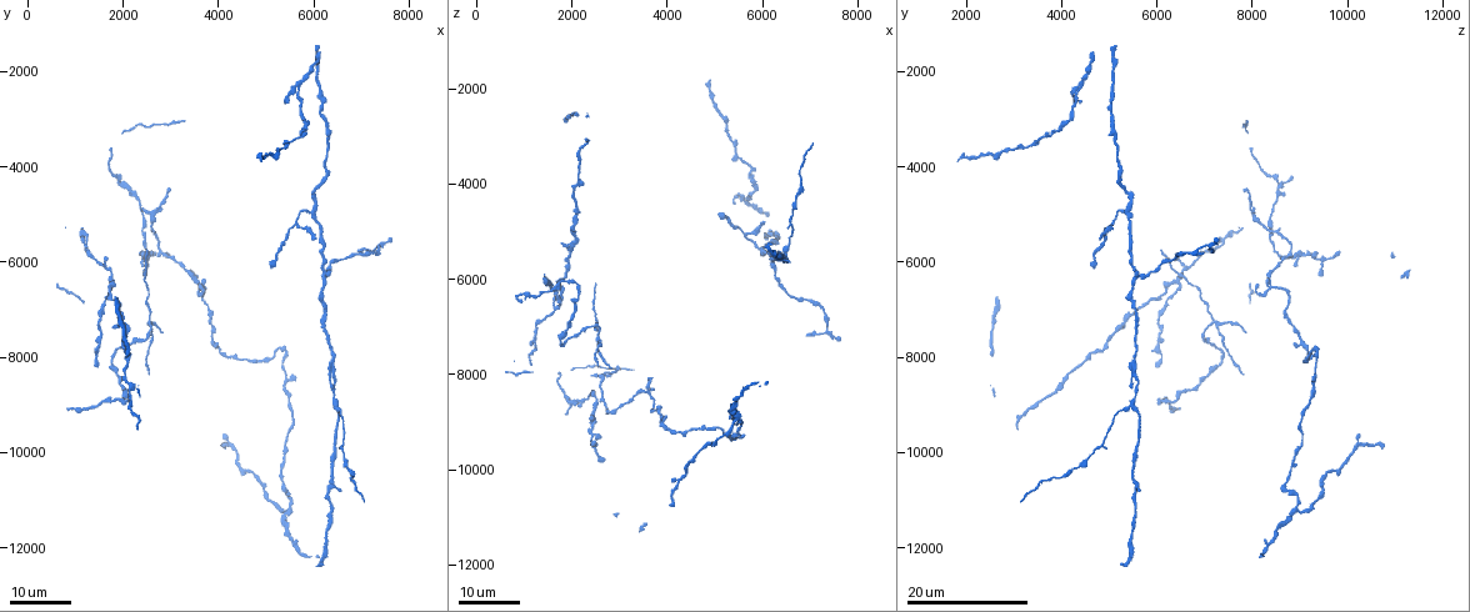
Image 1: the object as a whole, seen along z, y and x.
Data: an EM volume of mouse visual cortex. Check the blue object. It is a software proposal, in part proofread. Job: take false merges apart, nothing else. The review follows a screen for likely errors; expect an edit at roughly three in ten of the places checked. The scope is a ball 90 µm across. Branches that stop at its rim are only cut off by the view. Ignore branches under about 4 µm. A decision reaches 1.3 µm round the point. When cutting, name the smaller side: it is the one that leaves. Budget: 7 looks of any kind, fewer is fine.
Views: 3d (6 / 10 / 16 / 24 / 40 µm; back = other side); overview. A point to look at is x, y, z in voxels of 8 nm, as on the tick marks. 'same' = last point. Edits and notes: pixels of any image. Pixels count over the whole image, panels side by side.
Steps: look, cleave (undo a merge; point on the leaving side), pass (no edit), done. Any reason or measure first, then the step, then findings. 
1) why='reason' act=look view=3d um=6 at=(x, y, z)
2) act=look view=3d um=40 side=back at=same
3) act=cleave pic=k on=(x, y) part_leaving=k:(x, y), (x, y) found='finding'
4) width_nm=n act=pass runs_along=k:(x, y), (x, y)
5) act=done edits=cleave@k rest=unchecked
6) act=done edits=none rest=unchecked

why='three arms meet' act=look view=3d um=16 at=(2600, 5250, 8250)

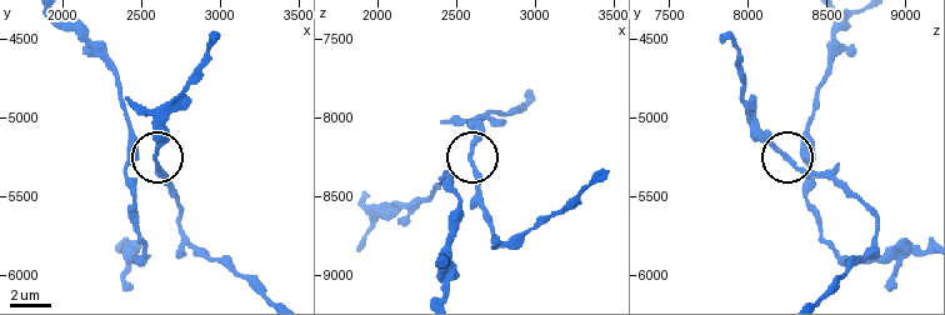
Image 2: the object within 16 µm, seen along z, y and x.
act=look view=3d um=6 at=(2580, 5240, 8260)

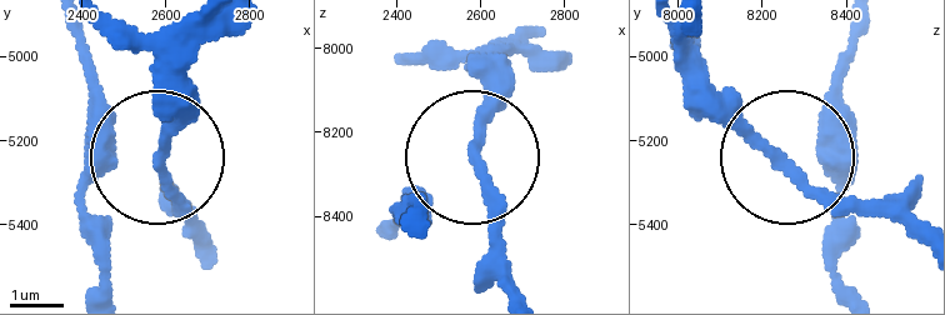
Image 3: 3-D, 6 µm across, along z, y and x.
arms=3 act=pass runs_along=3:(923, 243), (843, 208), (803, 171), (838, 95) found='one neuron here'

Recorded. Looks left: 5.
why='three arms meet' act=look view=3d um=16 at=(2550, 7250, 7200)

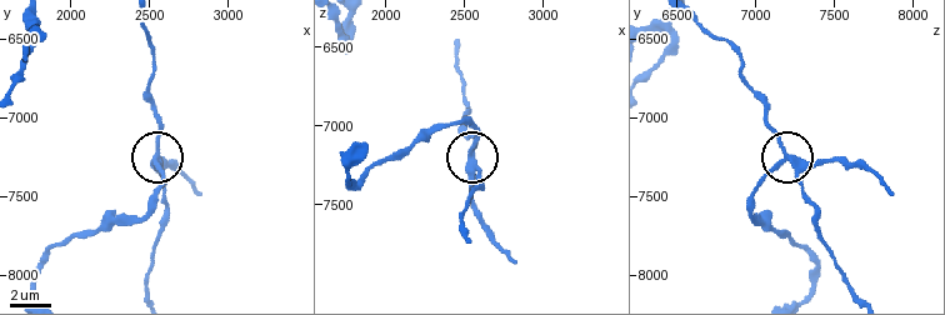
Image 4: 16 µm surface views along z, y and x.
act=look view=3d um=6 at=(2560, 7240, 7180)

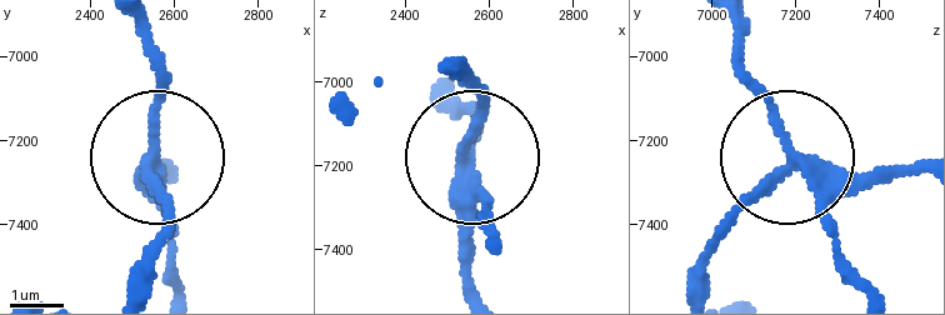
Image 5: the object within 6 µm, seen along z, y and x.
arms=3 act=cleave pic=5 on=(158, 108) part_leaving=5:(813, 174), (749, 70), (745, 30) found='a second neuron is stuck on'

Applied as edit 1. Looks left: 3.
act=look view=overview

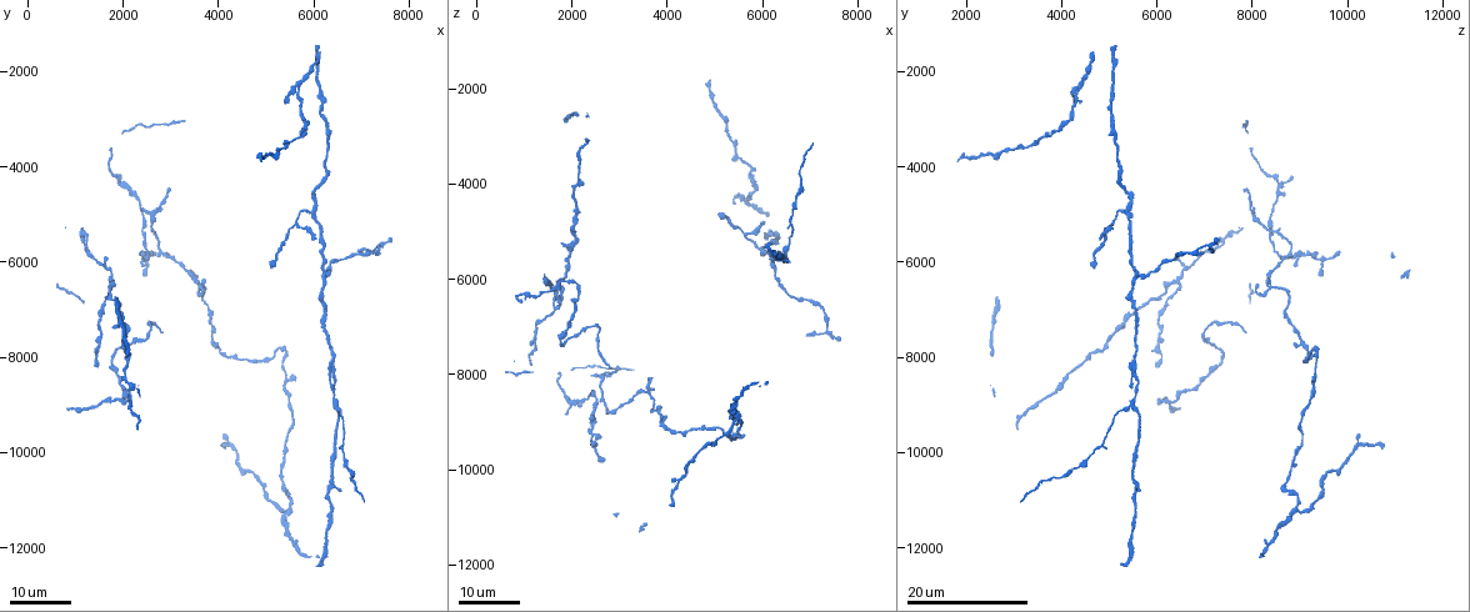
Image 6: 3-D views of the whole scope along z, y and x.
why='four arms meet' act=look view=3d um=16 at=(3650, 6500, 8350)

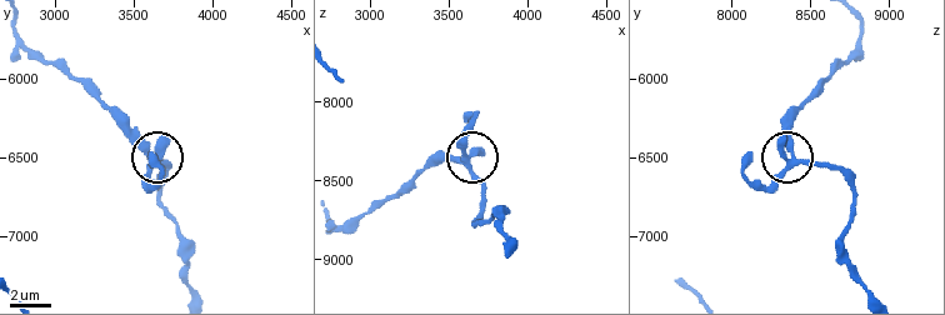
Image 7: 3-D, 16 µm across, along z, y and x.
act=look view=3d um=6 at=(3620, 6540, 8340)

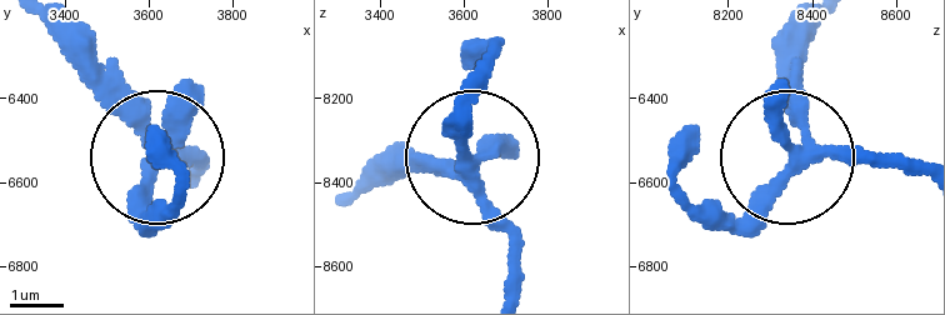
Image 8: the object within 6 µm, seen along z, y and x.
act=pass runs_along=8:(916, 176), (795, 149), (755, 203), (706, 225) found='one neuron here'

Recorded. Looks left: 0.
act=done edits=cleave@5 rest=unchecked

